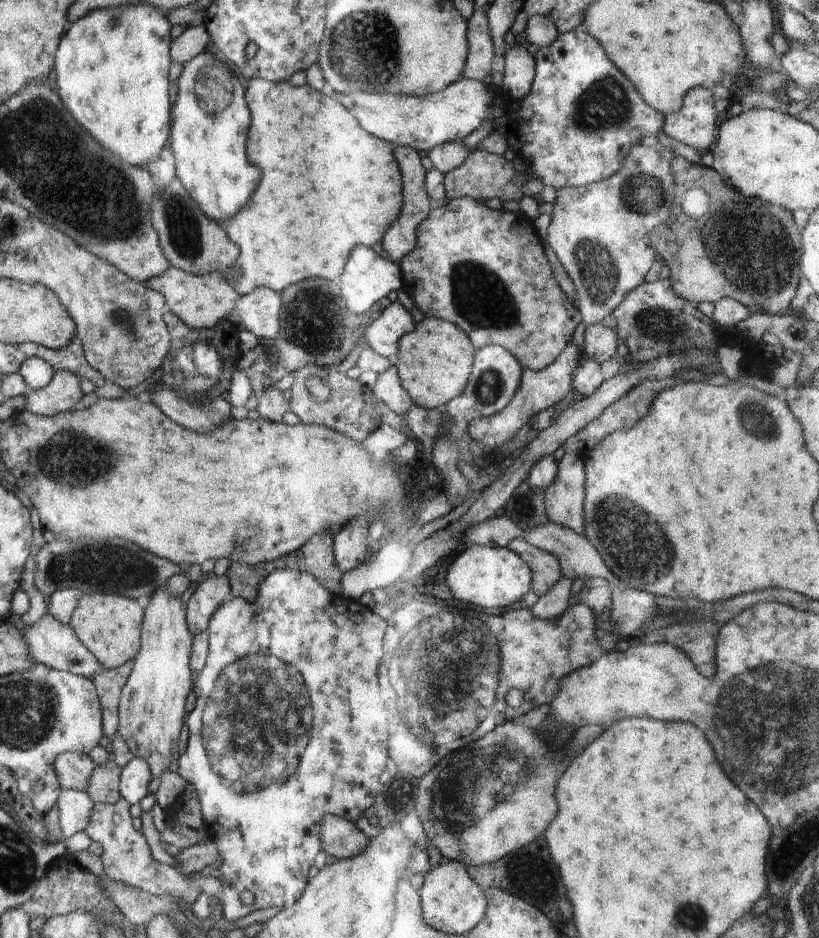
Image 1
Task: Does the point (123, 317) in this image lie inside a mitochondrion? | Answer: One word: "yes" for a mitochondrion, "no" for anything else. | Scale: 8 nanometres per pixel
yes

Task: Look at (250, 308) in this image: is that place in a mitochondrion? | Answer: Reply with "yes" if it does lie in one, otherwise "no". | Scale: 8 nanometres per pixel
no

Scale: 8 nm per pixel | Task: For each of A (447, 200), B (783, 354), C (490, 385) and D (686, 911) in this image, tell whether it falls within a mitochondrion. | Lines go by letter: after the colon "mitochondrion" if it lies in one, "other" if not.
A: other
B: other
C: mitochondrion
D: mitochondrion

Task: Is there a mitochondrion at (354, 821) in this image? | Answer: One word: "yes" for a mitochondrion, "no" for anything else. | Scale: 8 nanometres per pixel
no

